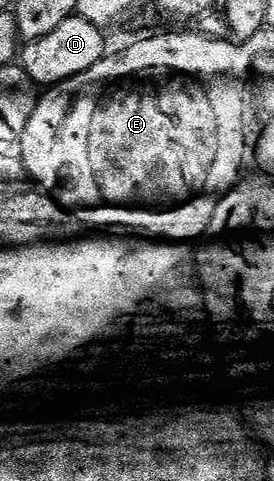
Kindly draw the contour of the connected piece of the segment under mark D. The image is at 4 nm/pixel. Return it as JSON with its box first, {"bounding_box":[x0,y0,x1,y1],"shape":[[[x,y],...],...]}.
{"bounding_box":[20,16,108,85],"shape":[[[69,16],[64,22],[60,22],[60,26],[56,26],[56,30],[52,30],[52,34],[44,34],[44,38],[21,45],[20,67],[34,79],[35,85],[61,84],[62,81],[70,80],[91,68],[107,55],[108,48],[102,32],[103,29],[99,25],[88,22],[83,16]]]}

